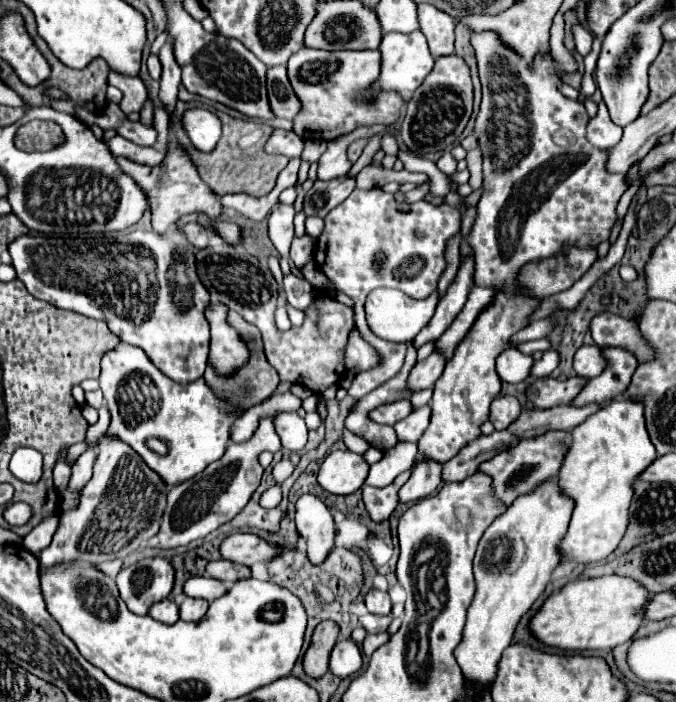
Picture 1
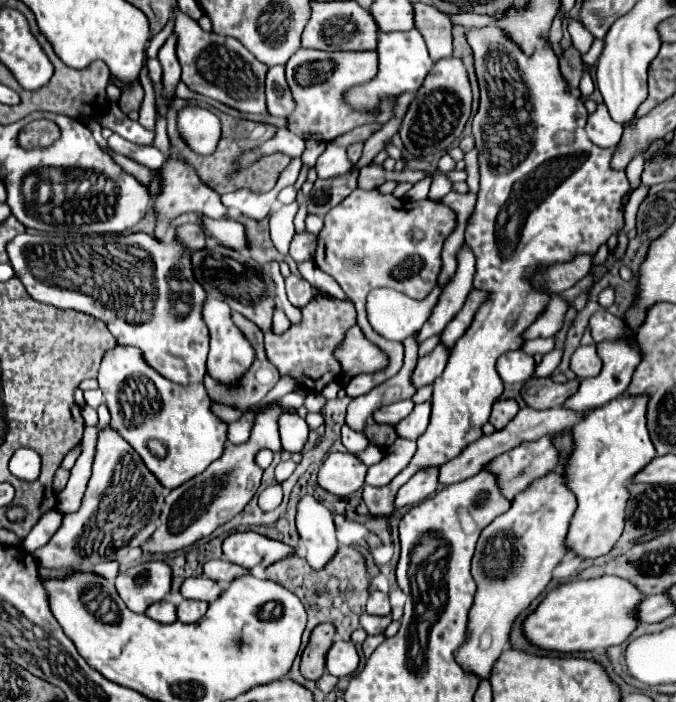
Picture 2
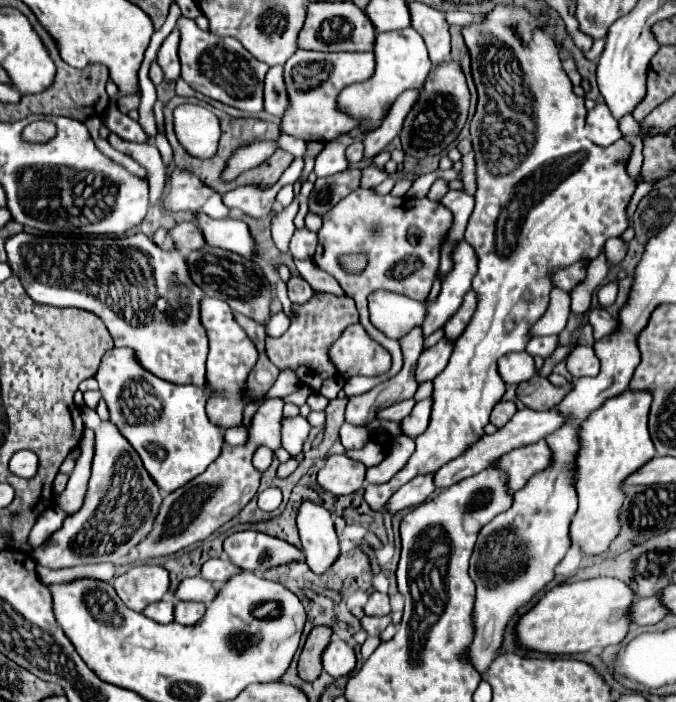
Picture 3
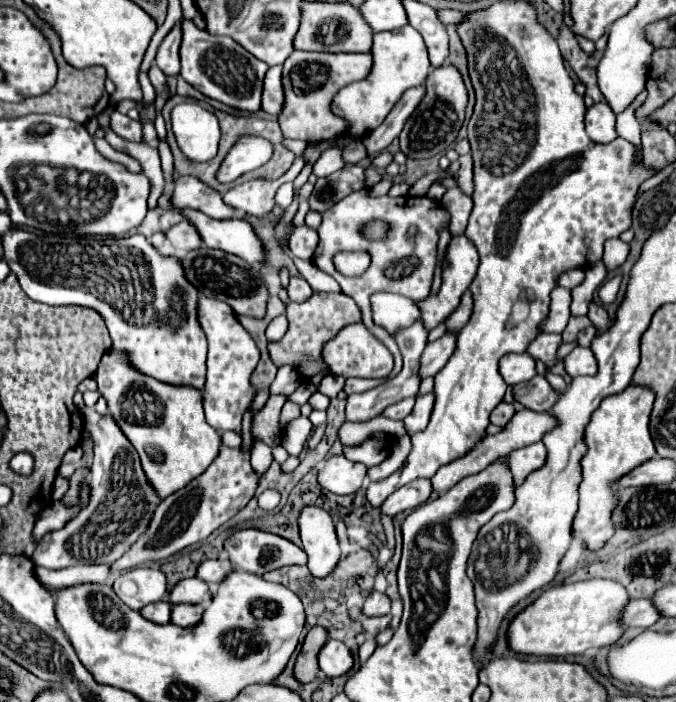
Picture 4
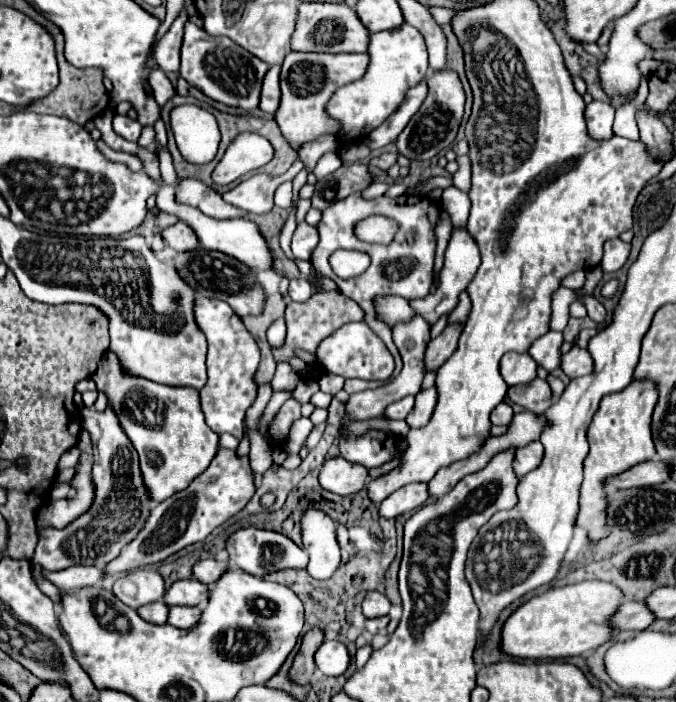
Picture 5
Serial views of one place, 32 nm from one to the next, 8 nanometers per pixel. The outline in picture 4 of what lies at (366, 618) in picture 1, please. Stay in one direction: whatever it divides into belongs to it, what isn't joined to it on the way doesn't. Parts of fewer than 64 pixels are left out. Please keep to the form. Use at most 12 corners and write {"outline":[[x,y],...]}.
{"outline":[[366,618],[362,626],[368,634],[376,636],[388,628],[390,618]]}

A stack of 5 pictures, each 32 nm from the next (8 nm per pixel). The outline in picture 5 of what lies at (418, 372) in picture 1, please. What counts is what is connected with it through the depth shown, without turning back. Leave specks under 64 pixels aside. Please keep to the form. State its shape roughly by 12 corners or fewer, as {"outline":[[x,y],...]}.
{"outline":[[448,324],[428,344],[426,370],[438,370],[458,346],[464,324]]}

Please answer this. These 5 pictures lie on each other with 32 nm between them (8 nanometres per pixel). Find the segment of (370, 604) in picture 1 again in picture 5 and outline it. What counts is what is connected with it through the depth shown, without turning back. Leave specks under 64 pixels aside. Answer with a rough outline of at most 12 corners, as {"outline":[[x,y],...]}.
{"outline":[[368,592],[362,602],[366,618],[386,616],[390,600]]}

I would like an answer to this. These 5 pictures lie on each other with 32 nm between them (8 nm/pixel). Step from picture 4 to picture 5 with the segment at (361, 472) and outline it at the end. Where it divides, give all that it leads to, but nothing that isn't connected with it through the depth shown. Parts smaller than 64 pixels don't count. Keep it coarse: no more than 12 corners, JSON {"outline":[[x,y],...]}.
{"outline":[[342,456],[326,460],[320,486],[340,496],[360,492],[368,470]]}

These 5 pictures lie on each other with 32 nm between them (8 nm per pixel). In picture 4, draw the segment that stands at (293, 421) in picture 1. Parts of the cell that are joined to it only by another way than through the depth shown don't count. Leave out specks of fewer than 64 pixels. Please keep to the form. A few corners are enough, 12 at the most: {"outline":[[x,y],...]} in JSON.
{"outline":[[306,416],[286,426],[282,446],[298,456],[312,432]]}

